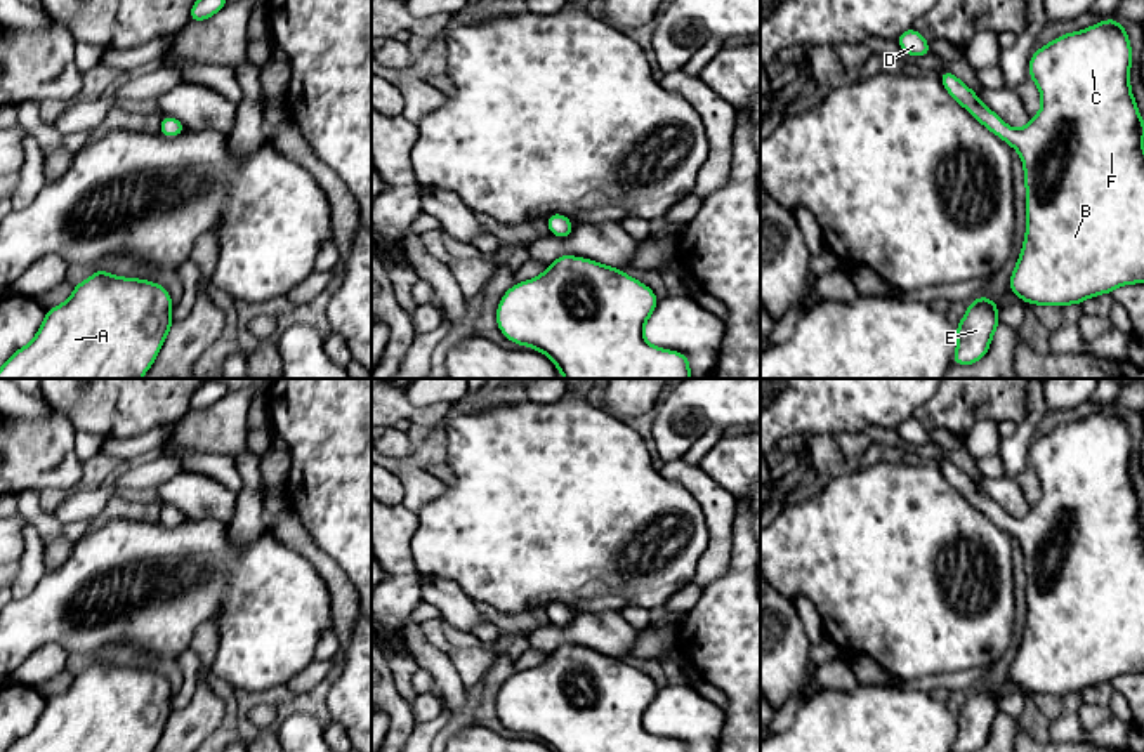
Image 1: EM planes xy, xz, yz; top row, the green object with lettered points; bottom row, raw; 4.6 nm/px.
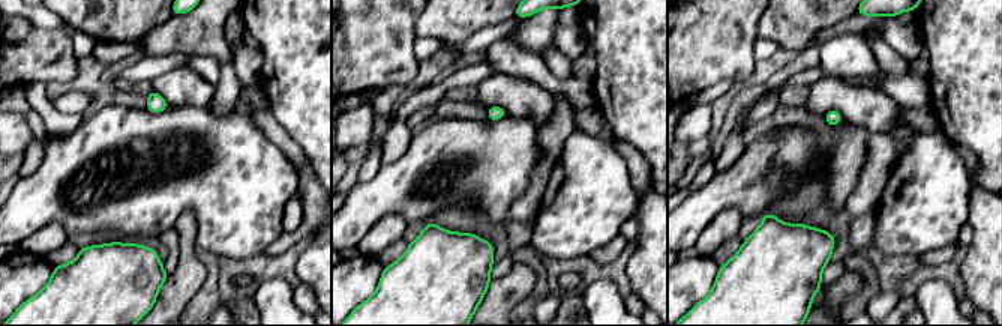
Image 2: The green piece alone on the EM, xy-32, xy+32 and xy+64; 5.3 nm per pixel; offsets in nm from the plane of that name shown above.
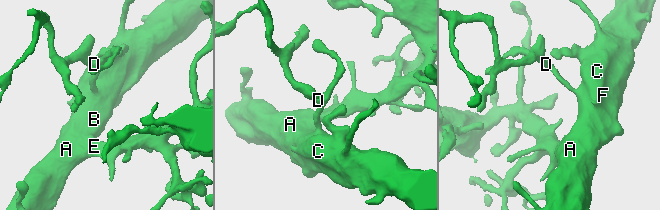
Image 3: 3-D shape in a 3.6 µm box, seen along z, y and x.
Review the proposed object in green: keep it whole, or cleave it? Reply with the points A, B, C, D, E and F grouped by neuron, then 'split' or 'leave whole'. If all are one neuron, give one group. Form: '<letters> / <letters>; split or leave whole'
A B C D E F; leave whole

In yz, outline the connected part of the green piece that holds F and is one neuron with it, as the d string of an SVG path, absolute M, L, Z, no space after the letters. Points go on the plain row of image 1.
M1116 406L1057 425L1029 448L1029 467L1038 474L1042 498L1019 519L984 495L958 465L939 462L948 483L1021 544L1028 611L1010 681L1028 693L1062 696L1111 683L1121 674L1144 672L1144 511L1130 479L1130 453L1130 431Z

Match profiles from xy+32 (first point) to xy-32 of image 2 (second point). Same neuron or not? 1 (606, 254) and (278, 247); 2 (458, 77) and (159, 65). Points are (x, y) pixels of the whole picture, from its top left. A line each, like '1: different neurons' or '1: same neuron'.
1: same neuron
2: same neuron

